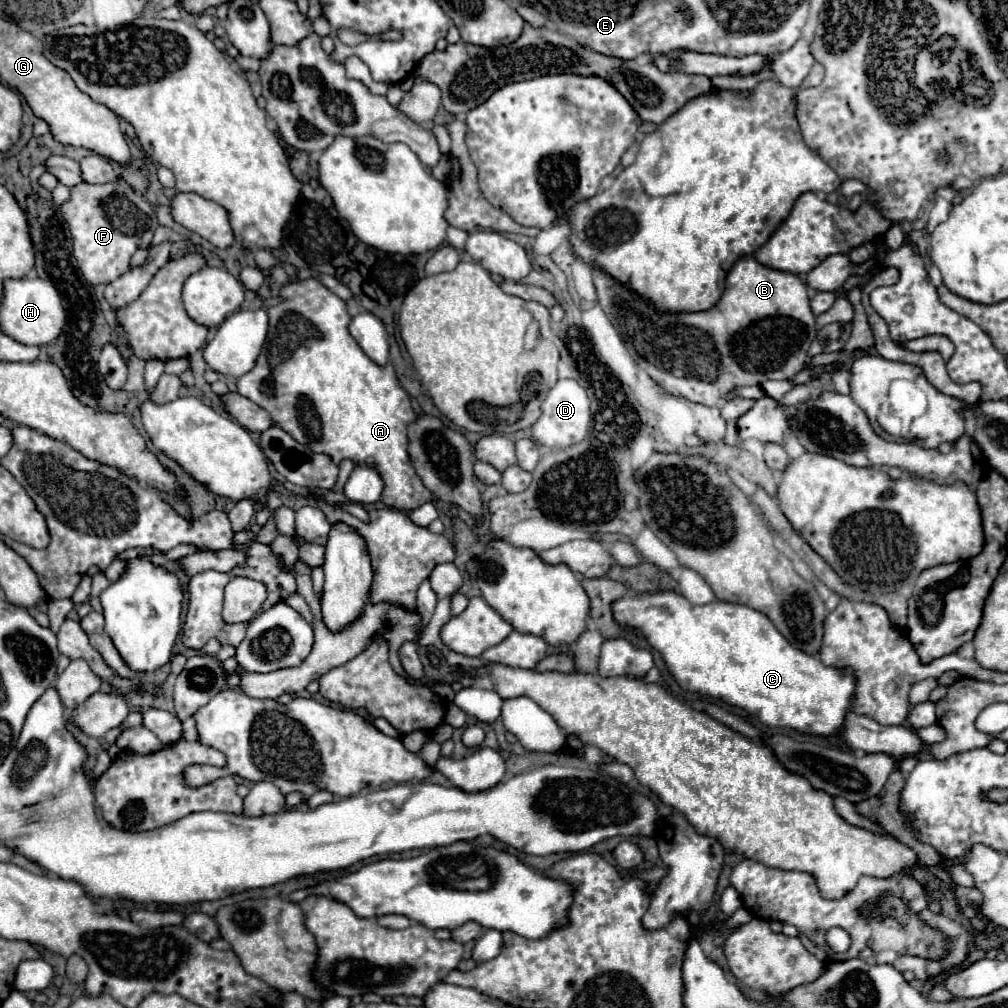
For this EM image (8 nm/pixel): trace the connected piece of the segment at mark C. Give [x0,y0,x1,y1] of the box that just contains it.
[613,590,855,736]

